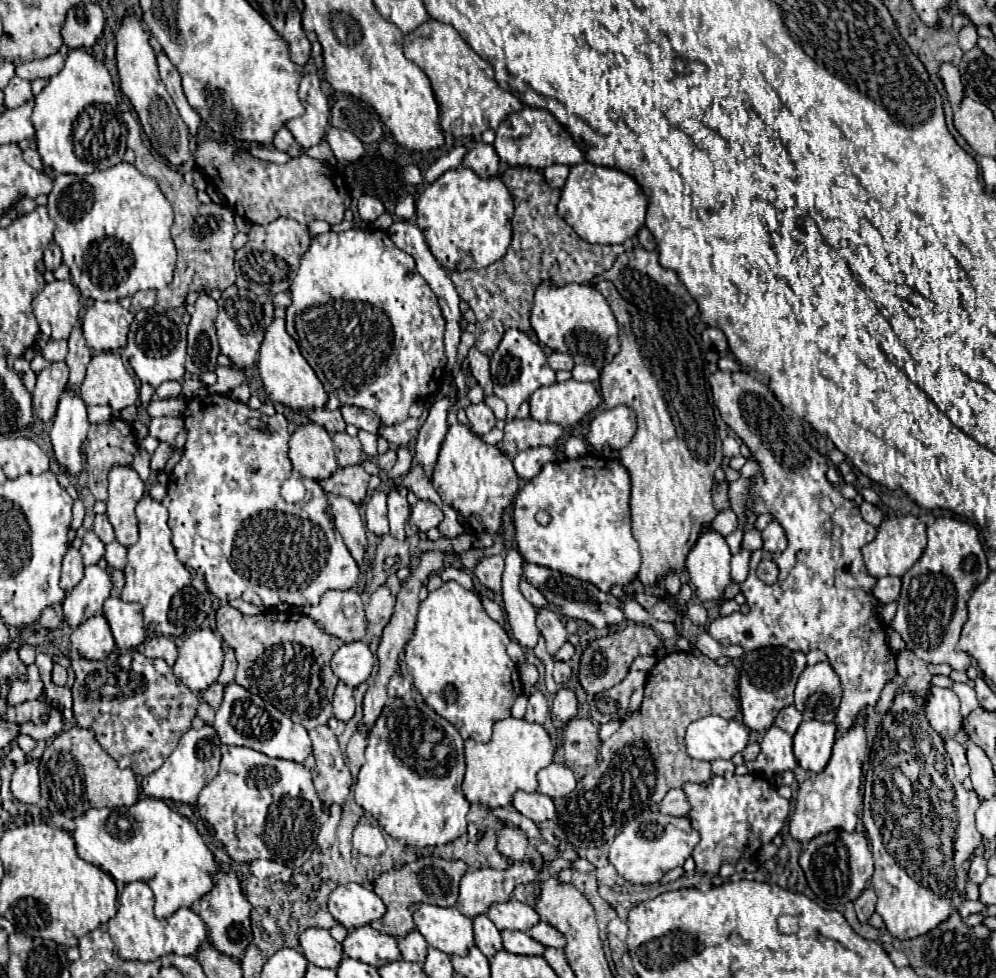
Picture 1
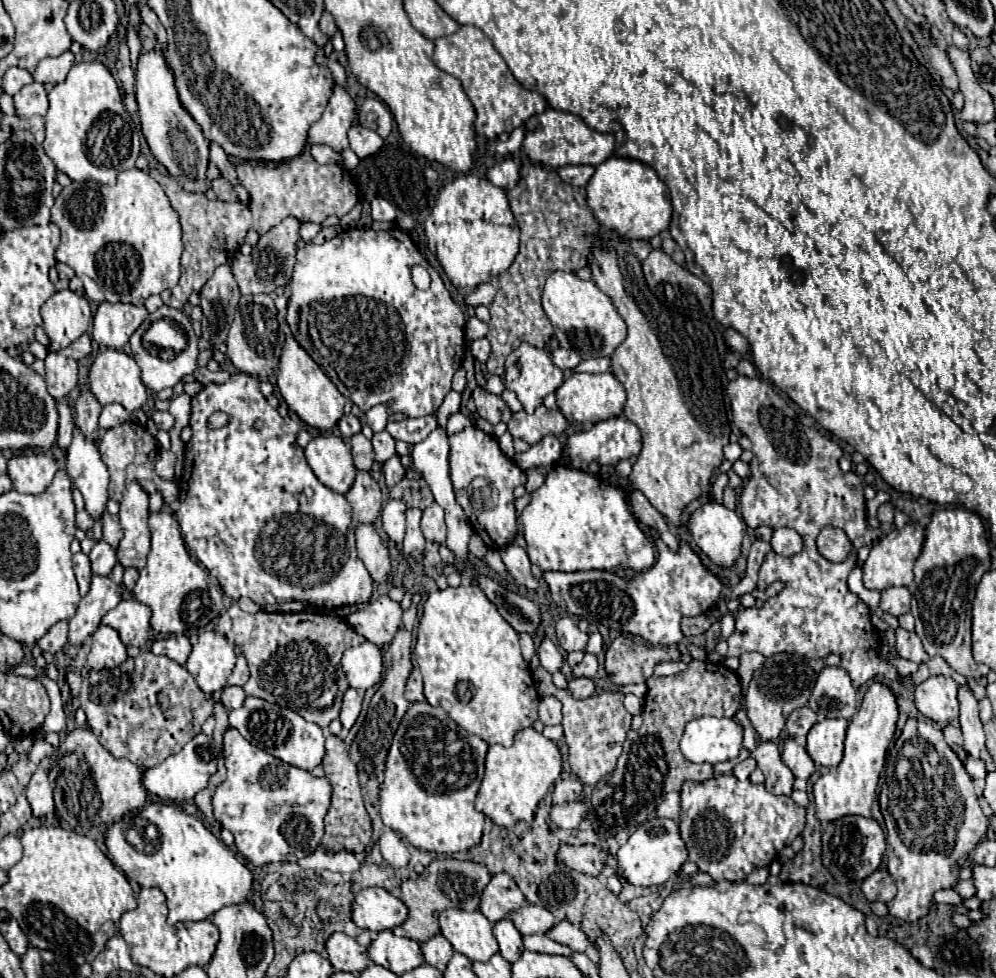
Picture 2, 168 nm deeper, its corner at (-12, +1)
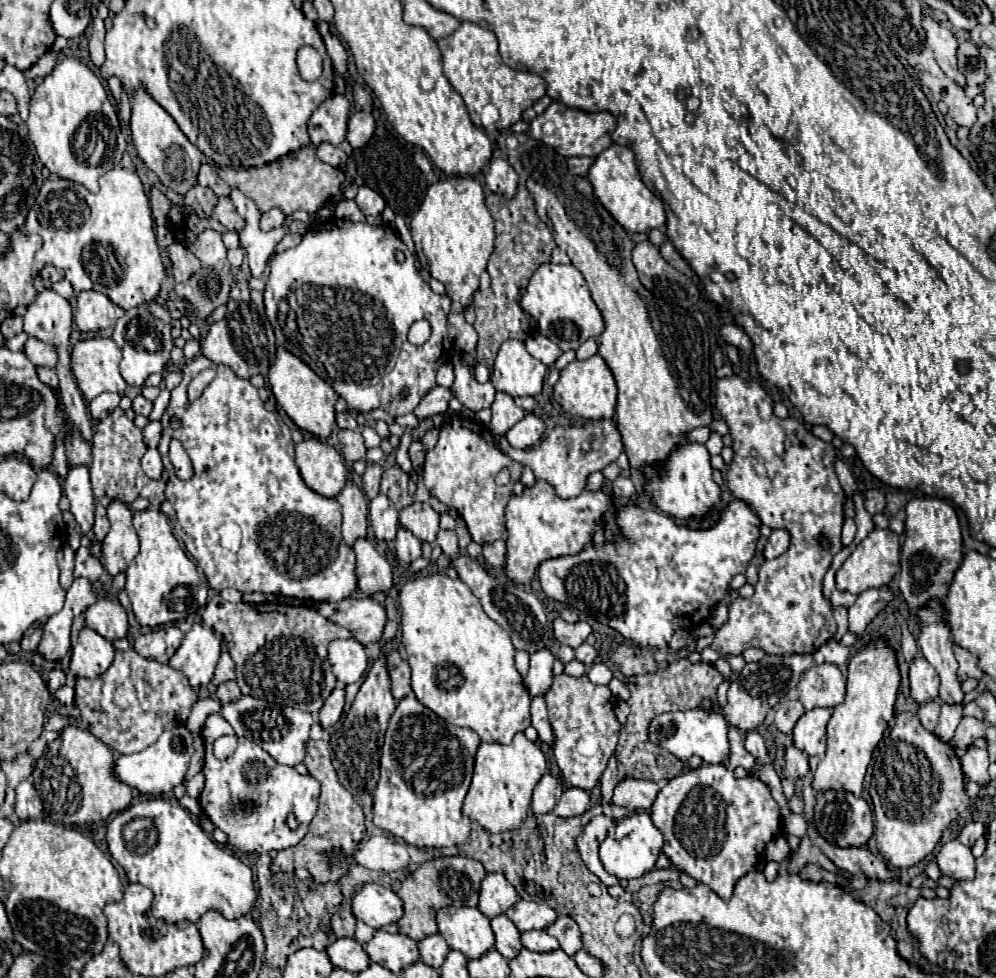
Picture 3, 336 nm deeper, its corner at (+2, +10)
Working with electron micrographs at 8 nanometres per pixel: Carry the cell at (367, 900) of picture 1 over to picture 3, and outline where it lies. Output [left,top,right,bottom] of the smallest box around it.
[353,884,403,930]

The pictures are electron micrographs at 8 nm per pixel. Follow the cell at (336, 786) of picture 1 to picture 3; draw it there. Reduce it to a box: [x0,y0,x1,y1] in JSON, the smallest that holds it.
[271,740,365,884]

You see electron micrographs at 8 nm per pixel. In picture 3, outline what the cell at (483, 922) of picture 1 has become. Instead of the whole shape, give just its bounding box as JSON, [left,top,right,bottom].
[491,914,521,958]

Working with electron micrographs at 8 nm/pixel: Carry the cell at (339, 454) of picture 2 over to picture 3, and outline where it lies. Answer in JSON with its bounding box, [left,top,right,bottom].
[295,438,349,498]

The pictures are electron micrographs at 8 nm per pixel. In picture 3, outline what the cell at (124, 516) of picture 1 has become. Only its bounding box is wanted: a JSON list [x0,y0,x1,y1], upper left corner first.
[101,500,139,576]

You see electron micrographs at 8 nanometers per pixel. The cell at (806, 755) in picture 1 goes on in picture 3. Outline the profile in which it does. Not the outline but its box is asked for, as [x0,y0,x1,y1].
[793,708,831,758]

